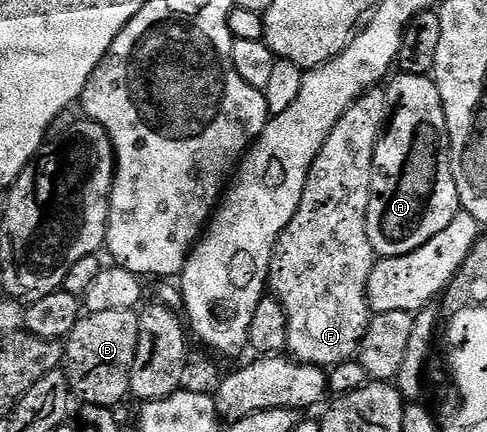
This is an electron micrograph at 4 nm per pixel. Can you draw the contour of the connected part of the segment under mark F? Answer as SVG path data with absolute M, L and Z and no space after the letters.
M376 88L365 91L345 112L345 116L341 116L341 120L337 120L333 132L329 132L327 142L323 145L321 152L313 160L313 164L309 168L309 176L305 180L305 192L301 192L301 204L293 216L293 220L289 220L289 224L281 232L281 236L275 245L275 251L271 257L269 290L274 297L278 298L279 303L283 305L287 313L286 353L294 358L296 362L330 368L342 362L352 361L356 357L361 340L365 336L367 325L371 323L373 311L367 302L367 285L369 284L369 276L375 267L377 255L373 244L369 240L369 232L367 231L367 209L369 208L369 196L371 195L371 173L373 172L375 146L379 143L379 135L383 133L383 127L386 125L388 117L387 91L383 88Z

